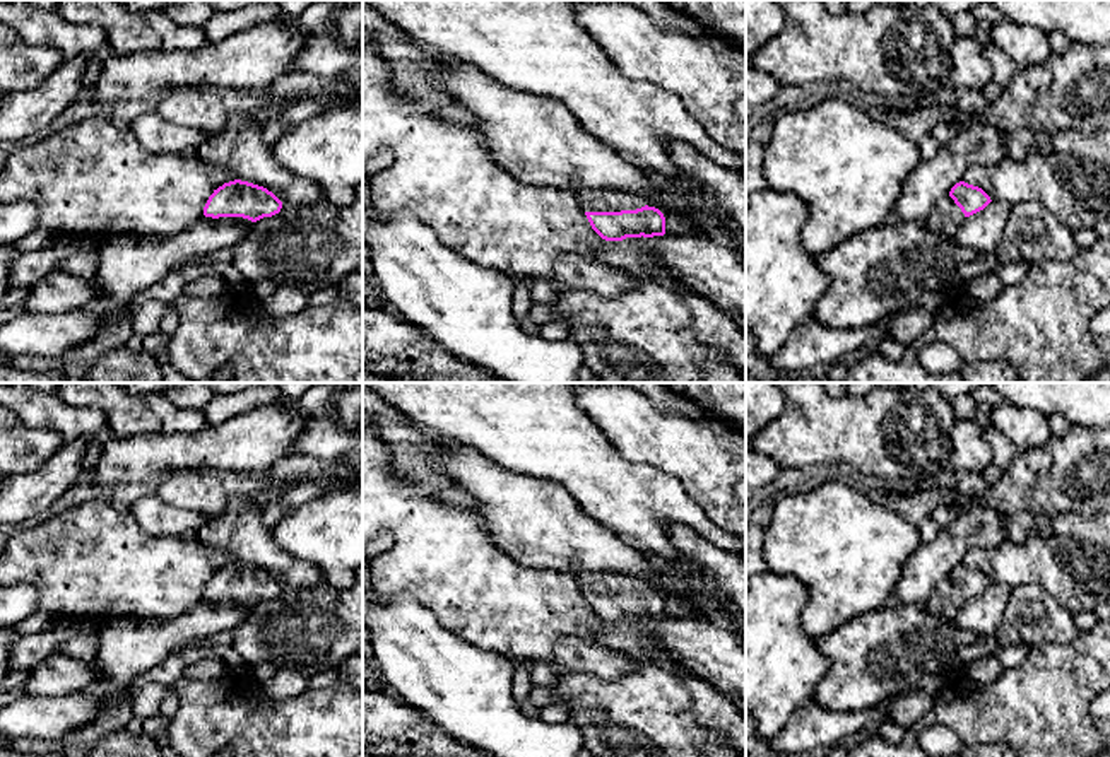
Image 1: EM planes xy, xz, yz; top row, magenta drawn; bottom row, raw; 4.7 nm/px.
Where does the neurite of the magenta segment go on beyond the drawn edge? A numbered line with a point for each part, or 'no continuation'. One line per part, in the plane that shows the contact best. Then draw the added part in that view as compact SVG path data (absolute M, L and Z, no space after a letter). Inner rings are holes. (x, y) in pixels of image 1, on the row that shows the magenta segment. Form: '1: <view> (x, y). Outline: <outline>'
1: xz (590, 199). Outline: M582 188L576 198L583 212L621 212L645 207L641 198L617 190Z

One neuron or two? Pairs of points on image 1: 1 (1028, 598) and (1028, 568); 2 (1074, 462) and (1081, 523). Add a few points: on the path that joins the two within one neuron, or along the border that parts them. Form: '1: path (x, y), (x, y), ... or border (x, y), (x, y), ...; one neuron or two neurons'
1: border (1011, 586), (1040, 585), (1062, 607); two neurons
2: border (1092, 513), (1056, 513), (1050, 516); two neurons

